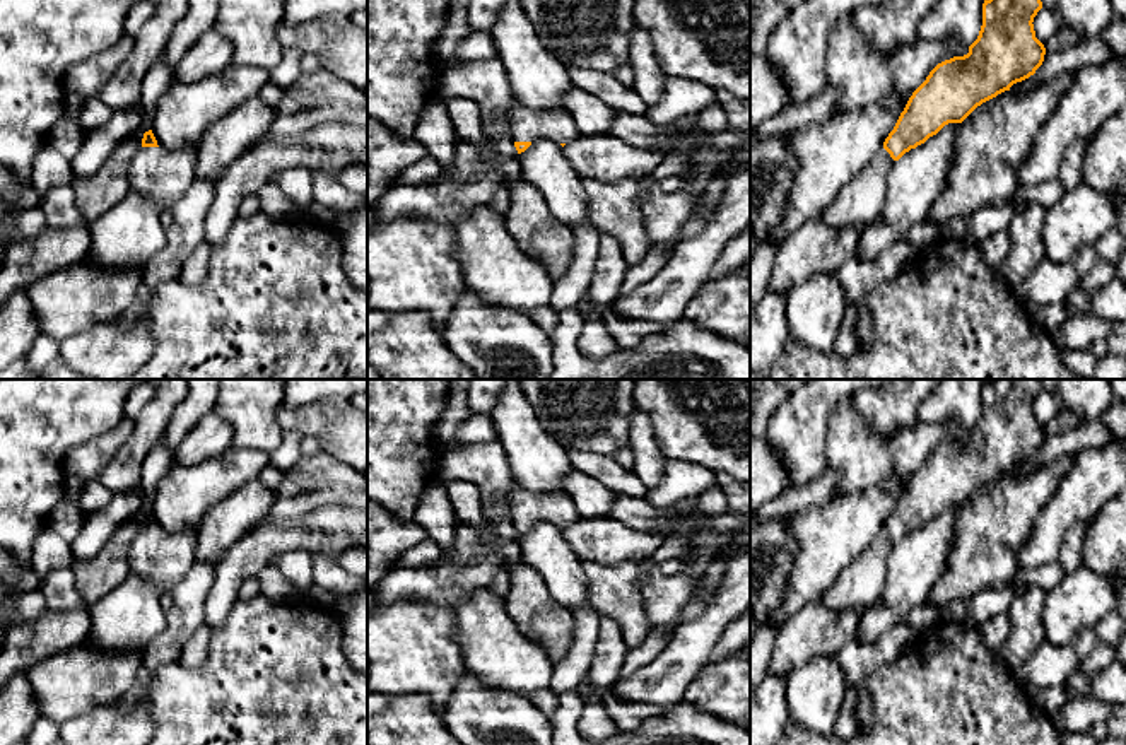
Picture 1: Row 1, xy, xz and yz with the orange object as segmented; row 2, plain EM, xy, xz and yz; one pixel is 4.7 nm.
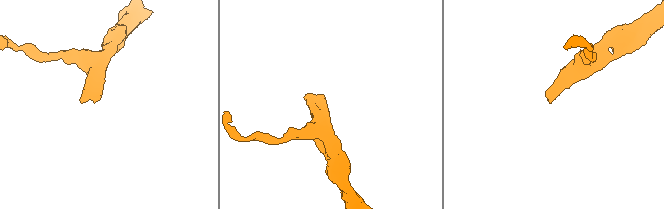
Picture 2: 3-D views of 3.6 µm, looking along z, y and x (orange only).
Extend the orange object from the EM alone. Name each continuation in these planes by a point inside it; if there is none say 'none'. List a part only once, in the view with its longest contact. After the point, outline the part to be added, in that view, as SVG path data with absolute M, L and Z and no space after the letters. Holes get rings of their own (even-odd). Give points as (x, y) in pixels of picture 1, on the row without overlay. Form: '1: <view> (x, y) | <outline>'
1: xy (164, 559) | M142 530L128 552L130 574L150 579L167 600L171 590L195 564L196 535Z

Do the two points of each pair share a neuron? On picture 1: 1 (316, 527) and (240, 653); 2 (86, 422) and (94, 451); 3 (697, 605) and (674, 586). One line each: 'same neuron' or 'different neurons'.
1: different neurons
2: different neurons
3: different neurons

